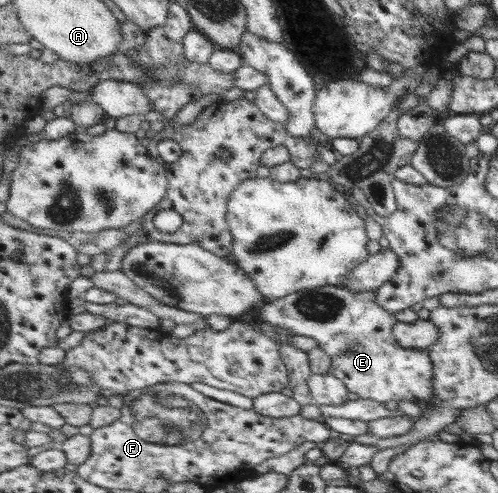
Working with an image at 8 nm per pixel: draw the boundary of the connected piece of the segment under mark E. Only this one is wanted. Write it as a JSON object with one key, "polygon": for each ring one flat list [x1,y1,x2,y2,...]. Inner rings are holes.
{"polygon":[[325,285,320,288,301,290,287,297,272,300,252,312,255,322,265,322,299,336,310,336,319,342,320,347,332,358,329,373,342,380,347,388,359,398,377,400,383,404,391,400,424,400,427,405,436,398,433,379,434,362,426,349,410,349,400,345,393,329,398,325,395,316,377,303,377,292,353,292,349,289]]}

